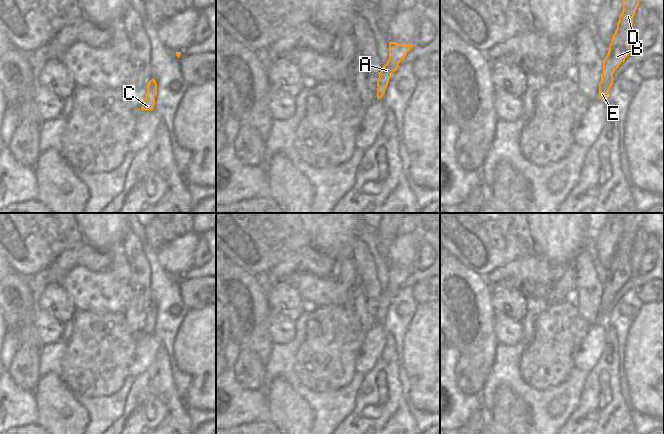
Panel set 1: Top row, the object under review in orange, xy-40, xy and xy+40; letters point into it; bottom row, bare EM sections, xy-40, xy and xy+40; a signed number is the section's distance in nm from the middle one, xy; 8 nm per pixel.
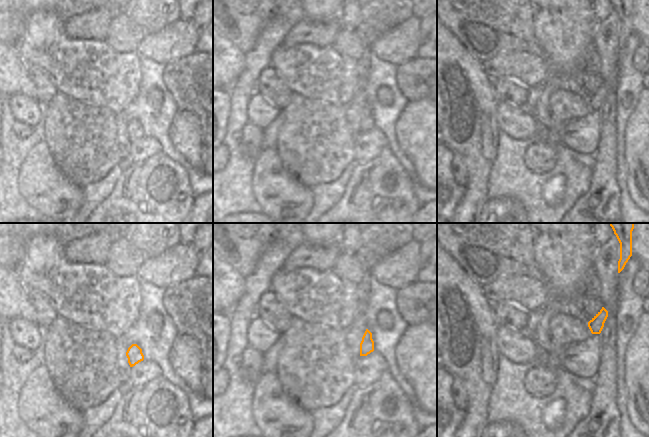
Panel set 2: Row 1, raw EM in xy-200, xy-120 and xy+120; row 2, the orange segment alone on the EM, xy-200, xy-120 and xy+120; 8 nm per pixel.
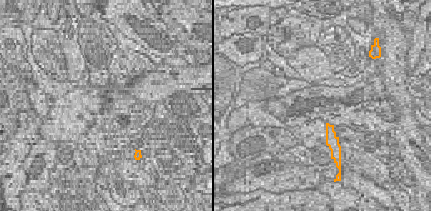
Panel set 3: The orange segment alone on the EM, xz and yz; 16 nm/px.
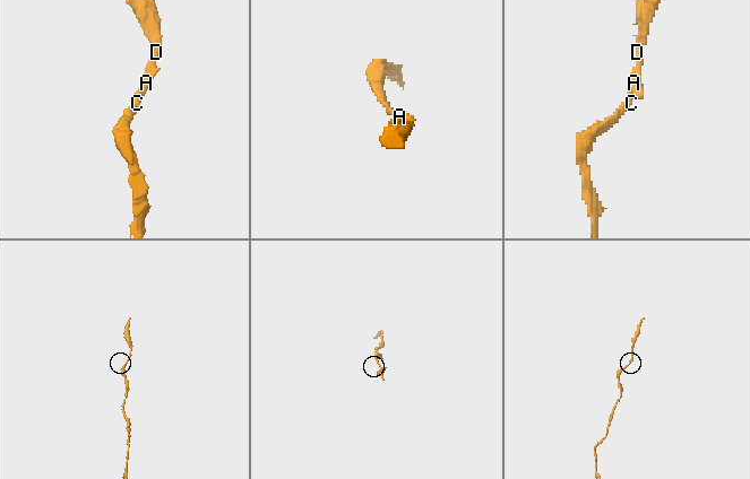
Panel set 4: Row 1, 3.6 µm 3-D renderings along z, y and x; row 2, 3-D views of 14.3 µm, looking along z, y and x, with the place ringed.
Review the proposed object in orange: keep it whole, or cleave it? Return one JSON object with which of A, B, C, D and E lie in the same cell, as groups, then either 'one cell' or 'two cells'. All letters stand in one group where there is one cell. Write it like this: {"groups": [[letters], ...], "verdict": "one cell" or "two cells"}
{"groups": [["A", "B", "C", "D", "E"]], "verdict": "one cell"}

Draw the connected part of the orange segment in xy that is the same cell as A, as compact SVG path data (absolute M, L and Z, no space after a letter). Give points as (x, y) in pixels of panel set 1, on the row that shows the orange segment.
M389 42L389 59L382 67L377 80L378 99L381 99L385 93L385 89L389 83L391 75L397 70L399 63L403 60L412 47L413 44L398 44L396 42Z

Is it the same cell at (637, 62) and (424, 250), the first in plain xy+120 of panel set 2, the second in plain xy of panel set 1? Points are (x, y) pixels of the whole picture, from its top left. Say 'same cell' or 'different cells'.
same cell

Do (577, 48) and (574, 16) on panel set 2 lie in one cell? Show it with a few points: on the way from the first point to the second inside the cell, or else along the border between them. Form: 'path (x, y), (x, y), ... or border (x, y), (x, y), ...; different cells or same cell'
path (574, 40), (574, 24); same cell

